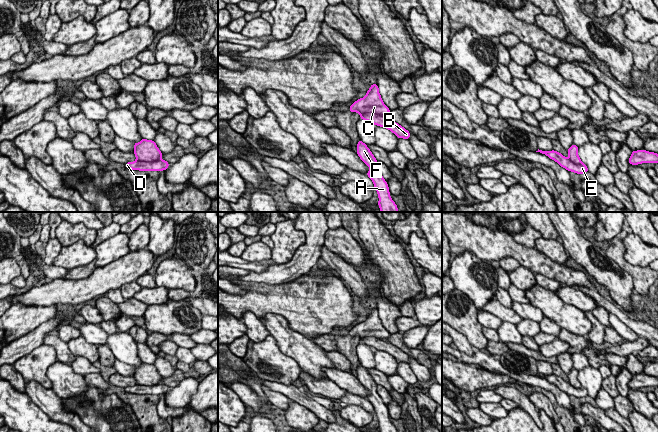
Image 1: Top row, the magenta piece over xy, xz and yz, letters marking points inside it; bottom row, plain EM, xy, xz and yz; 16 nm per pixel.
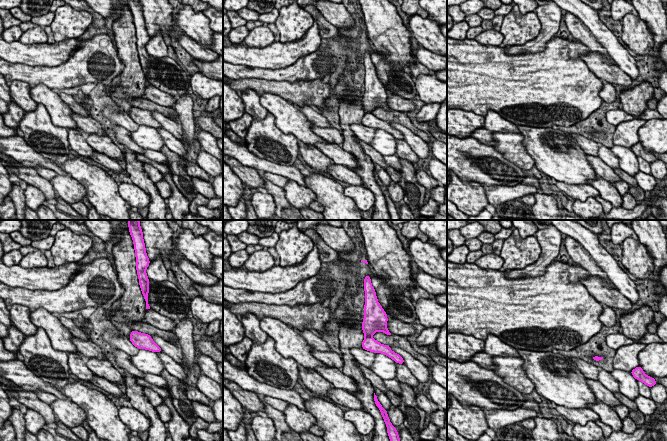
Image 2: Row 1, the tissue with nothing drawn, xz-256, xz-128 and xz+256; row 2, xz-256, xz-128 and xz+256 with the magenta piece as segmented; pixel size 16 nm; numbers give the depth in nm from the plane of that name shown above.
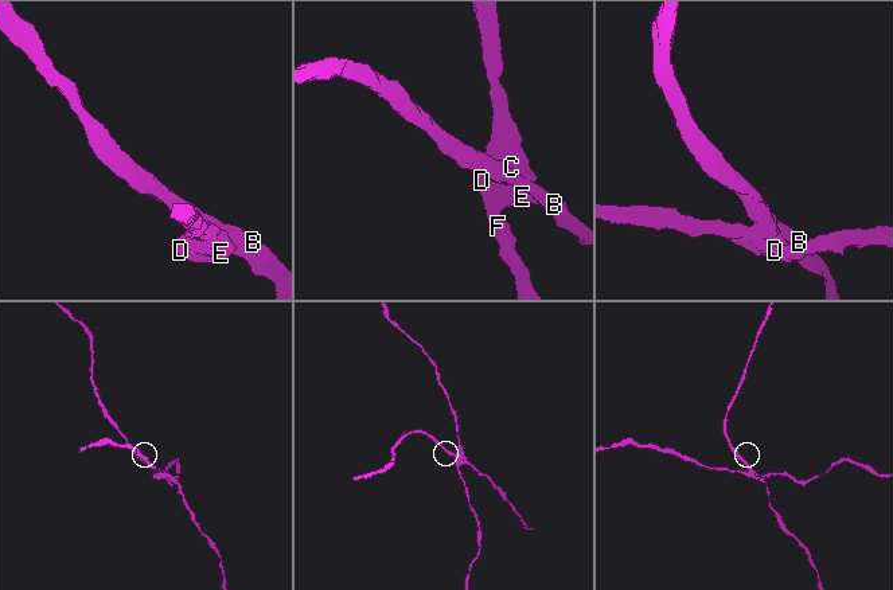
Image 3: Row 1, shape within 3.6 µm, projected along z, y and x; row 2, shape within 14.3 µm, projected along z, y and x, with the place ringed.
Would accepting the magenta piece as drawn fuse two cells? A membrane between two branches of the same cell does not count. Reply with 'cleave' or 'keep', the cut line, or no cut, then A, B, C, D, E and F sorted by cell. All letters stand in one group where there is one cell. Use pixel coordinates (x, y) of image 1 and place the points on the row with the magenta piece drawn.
cleave; cut xz (361, 114), (376, 113), (385, 117); groups A C D E F / B

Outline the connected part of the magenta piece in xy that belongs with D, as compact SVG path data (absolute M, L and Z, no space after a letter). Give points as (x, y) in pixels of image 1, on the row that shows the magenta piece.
M159 159L153 162L145 162L136 160L134 162L128 162L125 167L133 170L140 171L163 171L169 167L169 163L165 160Z

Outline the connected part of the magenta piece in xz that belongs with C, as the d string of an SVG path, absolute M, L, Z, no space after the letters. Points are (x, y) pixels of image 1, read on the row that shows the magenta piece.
M377 84L370 86L365 97L355 101L349 108L349 111L358 112L360 115L365 113L376 113L386 117L390 109L383 103Z

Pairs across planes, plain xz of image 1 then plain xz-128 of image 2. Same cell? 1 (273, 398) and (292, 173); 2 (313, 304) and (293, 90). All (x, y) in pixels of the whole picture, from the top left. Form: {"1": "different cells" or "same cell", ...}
{"1": "different cells", "2": "same cell"}

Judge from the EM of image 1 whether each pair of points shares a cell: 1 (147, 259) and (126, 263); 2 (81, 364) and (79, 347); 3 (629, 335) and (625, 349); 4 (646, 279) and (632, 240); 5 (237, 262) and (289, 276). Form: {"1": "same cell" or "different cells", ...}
{"1": "same cell", "2": "different cells", "3": "different cells", "4": "different cells", "5": "same cell"}

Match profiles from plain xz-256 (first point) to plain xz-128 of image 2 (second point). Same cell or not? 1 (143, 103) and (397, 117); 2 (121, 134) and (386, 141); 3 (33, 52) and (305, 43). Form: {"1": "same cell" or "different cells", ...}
{"1": "same cell", "2": "different cells", "3": "same cell"}

